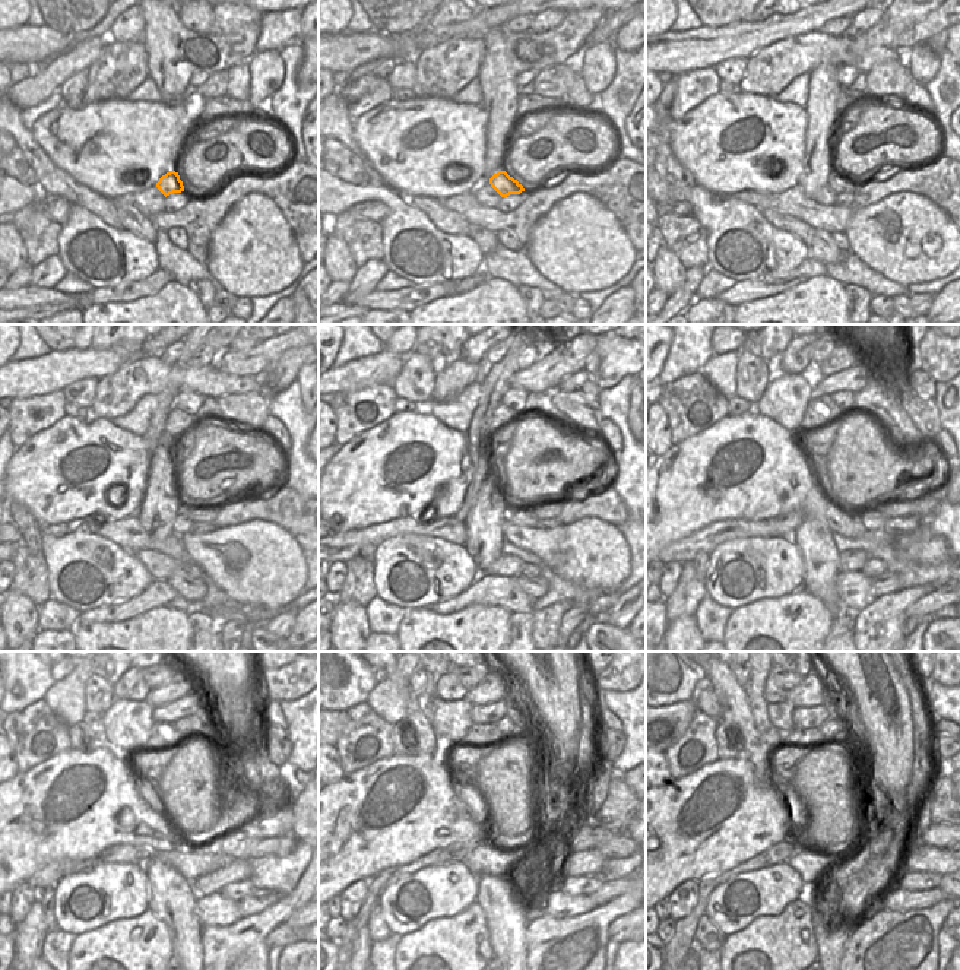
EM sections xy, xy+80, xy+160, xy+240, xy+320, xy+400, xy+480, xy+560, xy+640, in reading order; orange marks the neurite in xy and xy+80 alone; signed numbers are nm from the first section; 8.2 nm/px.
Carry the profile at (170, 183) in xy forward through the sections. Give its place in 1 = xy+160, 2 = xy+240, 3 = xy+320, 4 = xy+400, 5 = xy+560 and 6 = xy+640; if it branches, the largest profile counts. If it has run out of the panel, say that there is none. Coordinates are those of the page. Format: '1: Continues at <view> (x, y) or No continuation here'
1: Continues at xy+160 (837, 183)
2: Continues at xy+240 (209, 513)
3: Continues at xy+320 (547, 510)
4: Continues at xy+400 (873, 519)
5: Continues at xy+560 (585, 836)
6: Continues at xy+640 (941, 836)

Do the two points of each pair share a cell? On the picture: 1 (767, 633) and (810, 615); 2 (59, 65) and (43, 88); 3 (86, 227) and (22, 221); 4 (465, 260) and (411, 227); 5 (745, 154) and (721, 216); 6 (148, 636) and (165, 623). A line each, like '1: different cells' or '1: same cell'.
1: same cell
2: same cell
3: different cells
4: same cell
5: different cells
6: same cell

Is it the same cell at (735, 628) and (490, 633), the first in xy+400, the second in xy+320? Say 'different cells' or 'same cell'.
same cell

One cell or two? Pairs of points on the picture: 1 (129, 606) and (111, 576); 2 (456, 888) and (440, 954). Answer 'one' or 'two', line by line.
1: two
2: two

